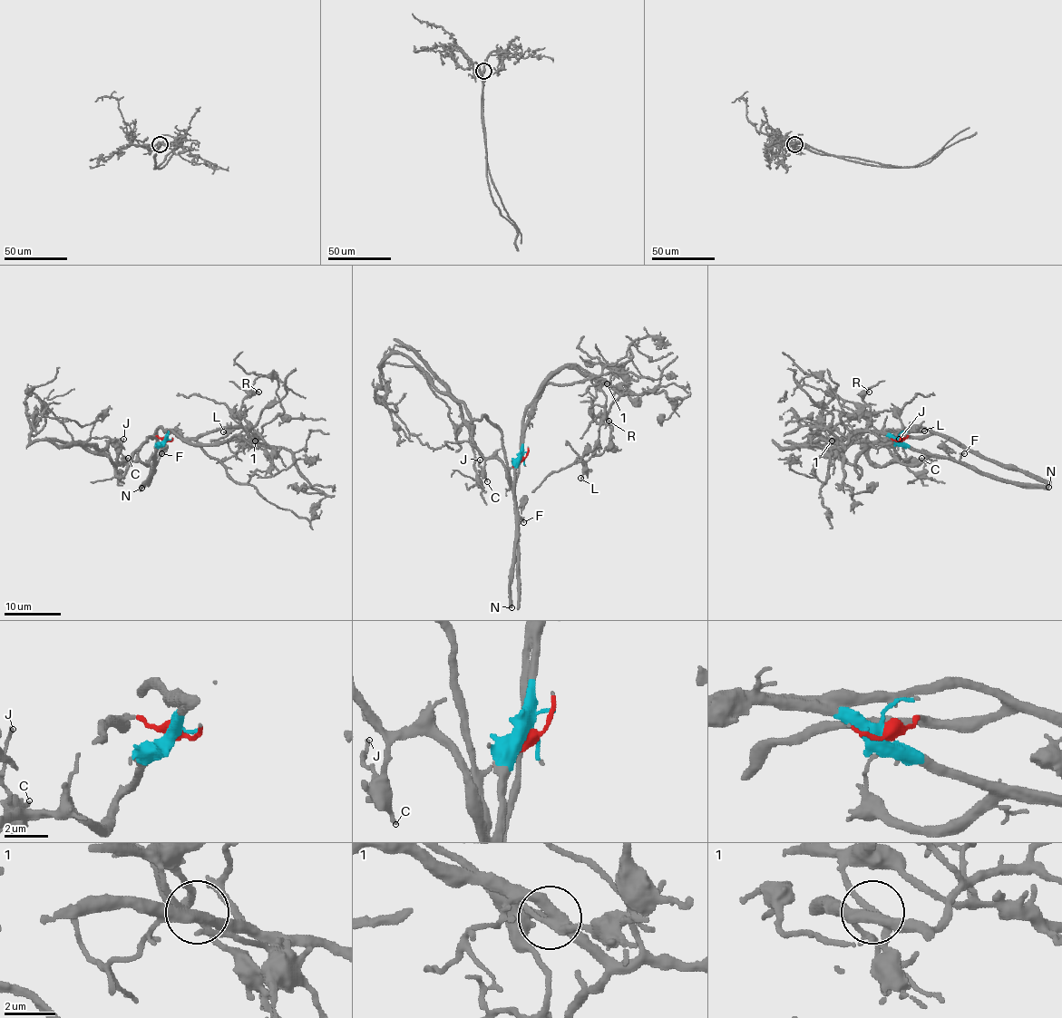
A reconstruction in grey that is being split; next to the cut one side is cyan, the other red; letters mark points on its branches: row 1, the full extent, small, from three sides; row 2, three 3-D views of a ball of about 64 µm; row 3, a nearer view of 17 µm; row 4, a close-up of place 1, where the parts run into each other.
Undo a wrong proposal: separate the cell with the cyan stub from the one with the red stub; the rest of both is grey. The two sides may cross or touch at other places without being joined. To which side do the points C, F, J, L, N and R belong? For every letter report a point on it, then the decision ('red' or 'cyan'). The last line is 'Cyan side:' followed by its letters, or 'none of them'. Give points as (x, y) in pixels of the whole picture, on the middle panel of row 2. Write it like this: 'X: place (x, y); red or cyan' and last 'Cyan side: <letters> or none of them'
C: place (487, 481); cyan
F: place (523, 522); cyan
J: place (480, 460); cyan
L: place (580, 478); red
N: place (511, 607); cyan
R: place (608, 421); red
Cyan side: C, F, J, N

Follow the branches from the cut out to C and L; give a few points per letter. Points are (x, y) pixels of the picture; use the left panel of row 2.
C: (165, 440), (146, 464), (138, 461), (126, 464), (128, 457)
L: (165, 440), (152, 437), (162, 427), (186, 441), (267, 445), (255, 432), (255, 440), (238, 427), (224, 431)

